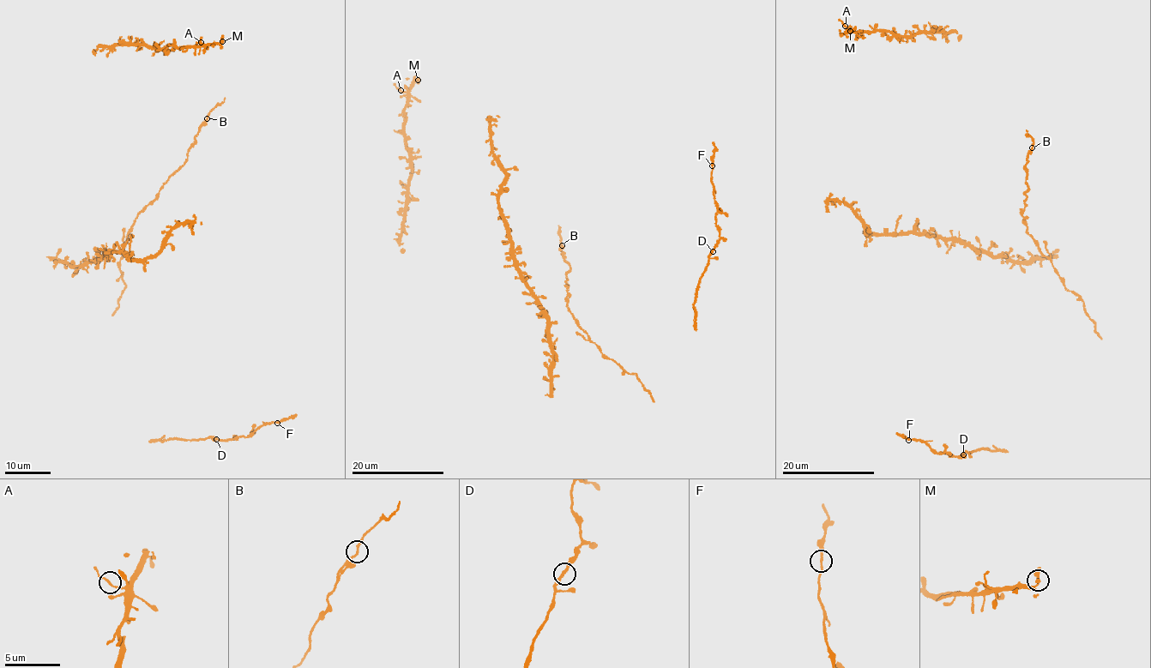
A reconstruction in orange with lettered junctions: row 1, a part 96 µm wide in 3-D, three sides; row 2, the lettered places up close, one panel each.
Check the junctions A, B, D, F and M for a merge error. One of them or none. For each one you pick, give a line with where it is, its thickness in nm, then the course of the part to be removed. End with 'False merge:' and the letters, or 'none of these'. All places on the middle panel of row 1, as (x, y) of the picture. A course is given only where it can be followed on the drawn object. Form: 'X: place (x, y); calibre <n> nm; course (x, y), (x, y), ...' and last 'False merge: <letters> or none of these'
False merge: none of these

